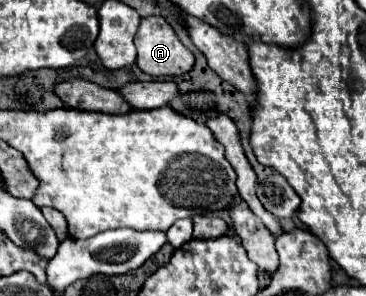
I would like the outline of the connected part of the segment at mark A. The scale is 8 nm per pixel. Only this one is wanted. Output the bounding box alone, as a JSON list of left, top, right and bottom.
[135,16,195,76]

